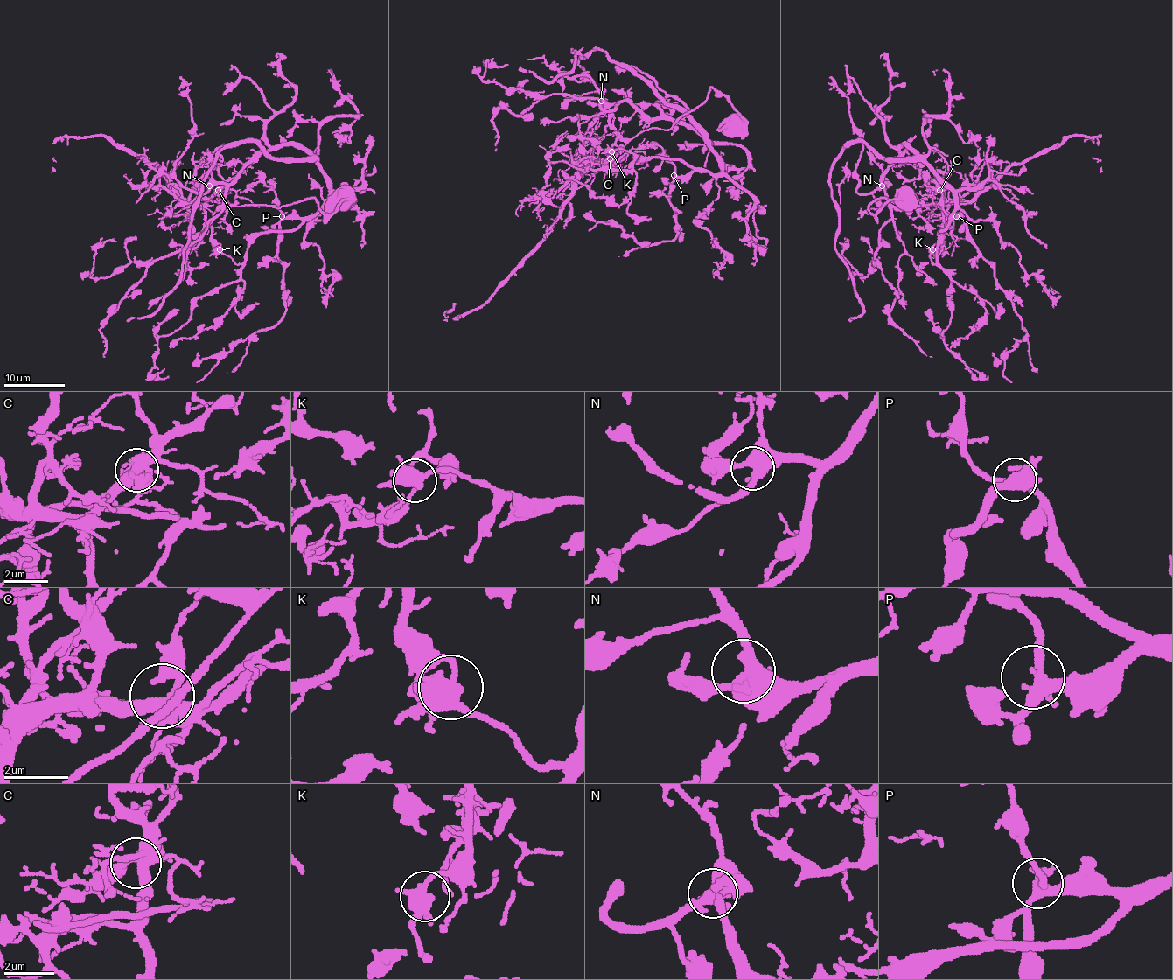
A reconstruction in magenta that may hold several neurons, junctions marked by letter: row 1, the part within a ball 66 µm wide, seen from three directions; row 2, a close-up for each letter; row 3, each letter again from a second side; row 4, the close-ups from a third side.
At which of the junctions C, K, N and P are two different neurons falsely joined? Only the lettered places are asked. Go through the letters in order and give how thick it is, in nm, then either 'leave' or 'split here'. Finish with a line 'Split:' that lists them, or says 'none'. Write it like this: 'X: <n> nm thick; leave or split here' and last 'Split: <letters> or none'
C: 400 nm thick; leave
K: 440 nm thick; split here
N: 420 nm thick; leave
P: 340 nm thick; leave
Split: K

